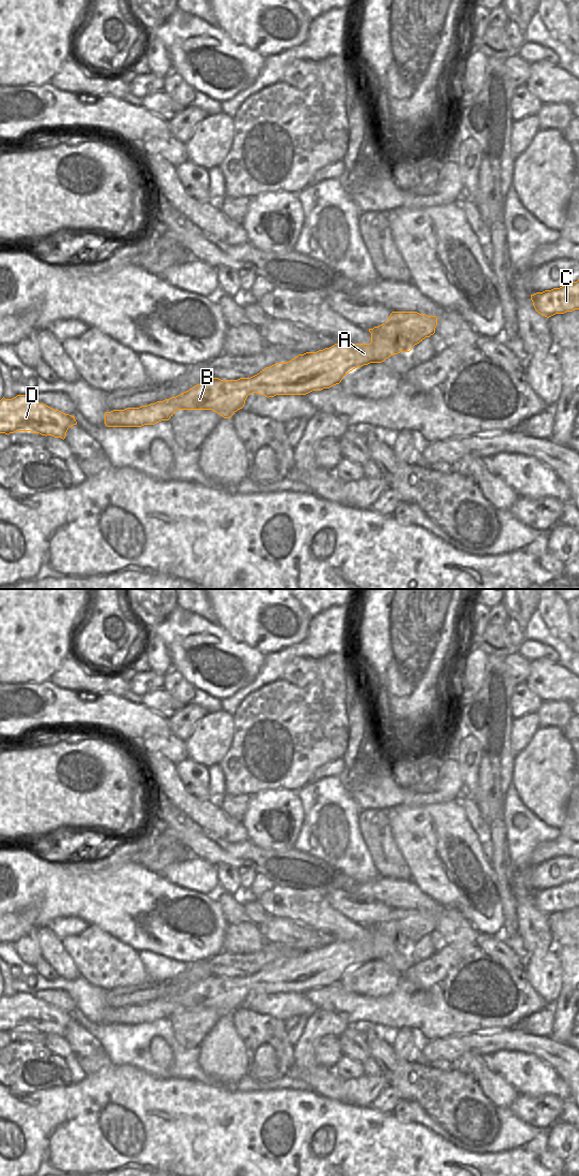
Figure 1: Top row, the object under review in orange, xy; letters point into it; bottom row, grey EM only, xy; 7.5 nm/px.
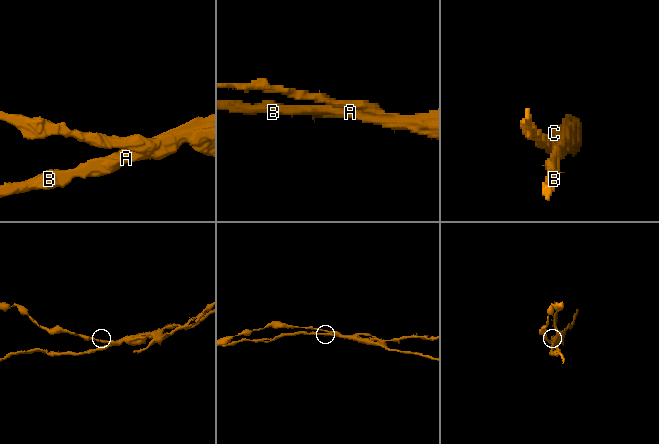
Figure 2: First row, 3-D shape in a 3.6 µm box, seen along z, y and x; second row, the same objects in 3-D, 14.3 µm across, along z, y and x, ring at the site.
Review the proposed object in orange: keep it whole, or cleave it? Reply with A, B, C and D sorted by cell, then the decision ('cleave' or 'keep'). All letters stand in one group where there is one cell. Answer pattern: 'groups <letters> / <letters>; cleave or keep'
groups A B D / C; cleave

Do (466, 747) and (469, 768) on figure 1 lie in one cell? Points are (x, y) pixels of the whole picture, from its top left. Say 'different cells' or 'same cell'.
same cell

